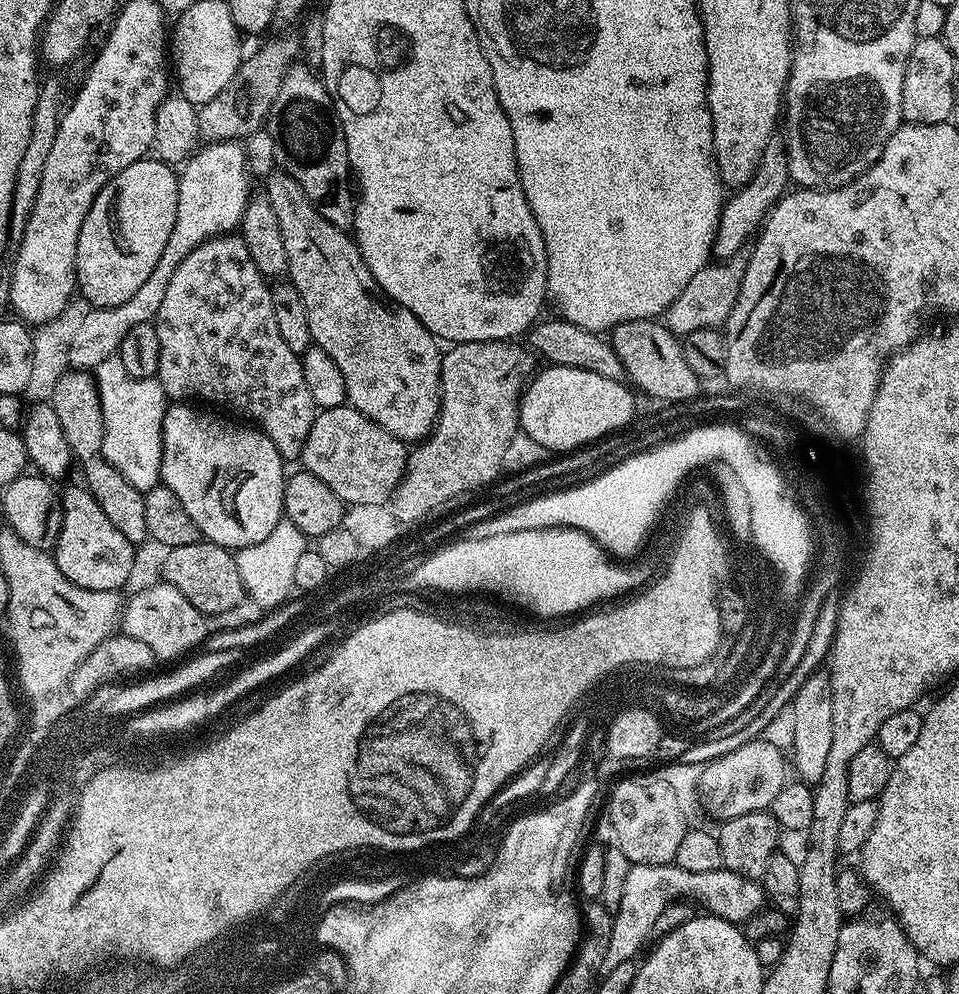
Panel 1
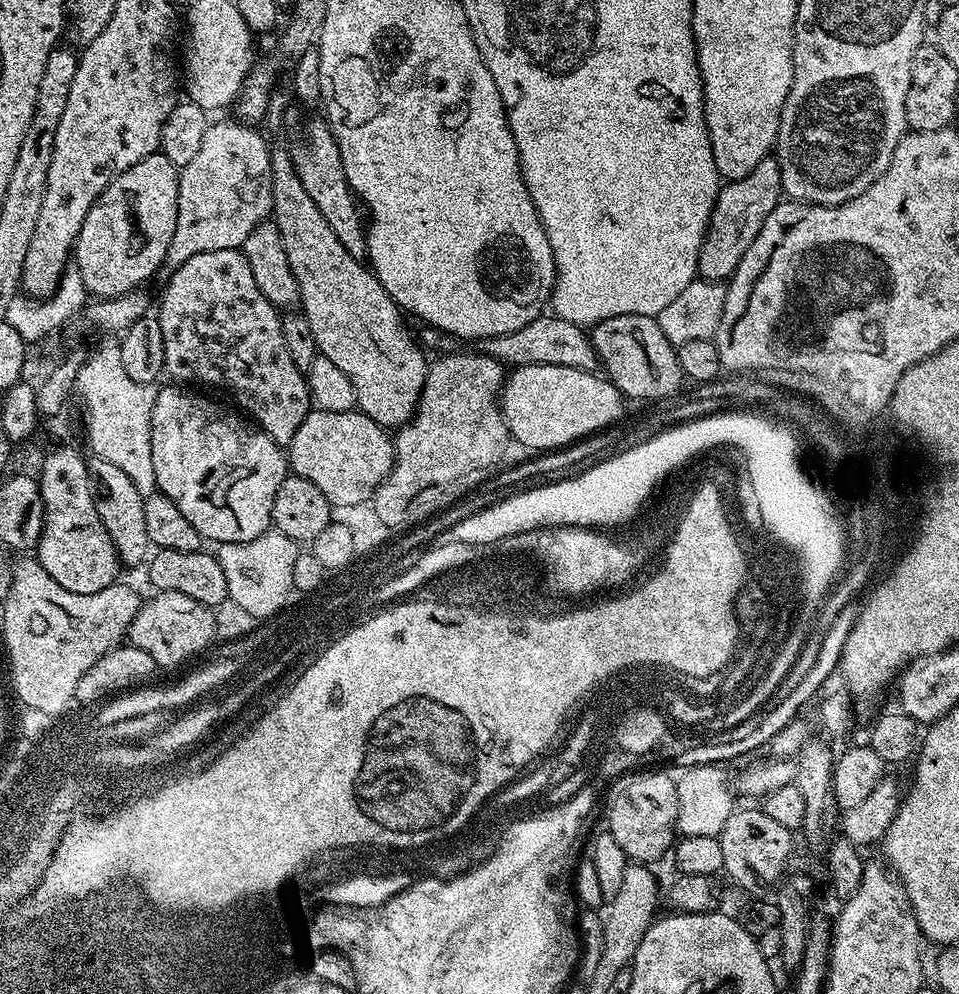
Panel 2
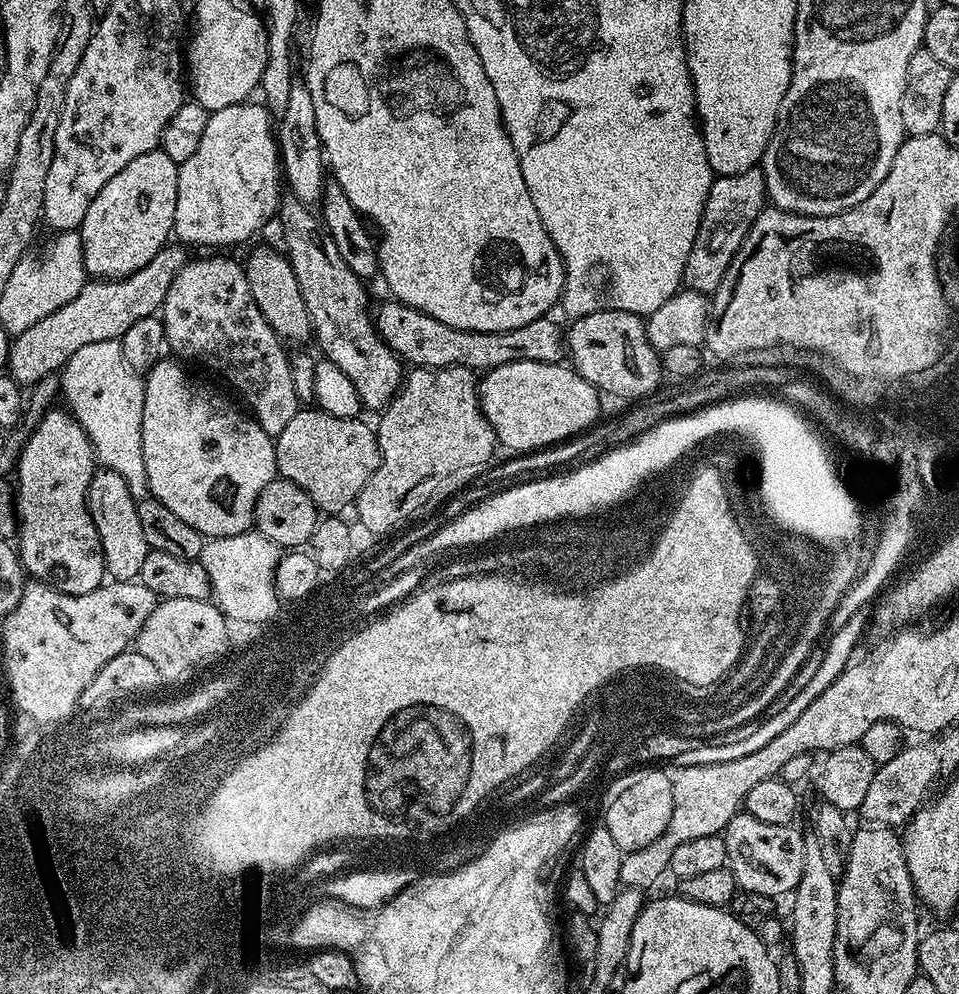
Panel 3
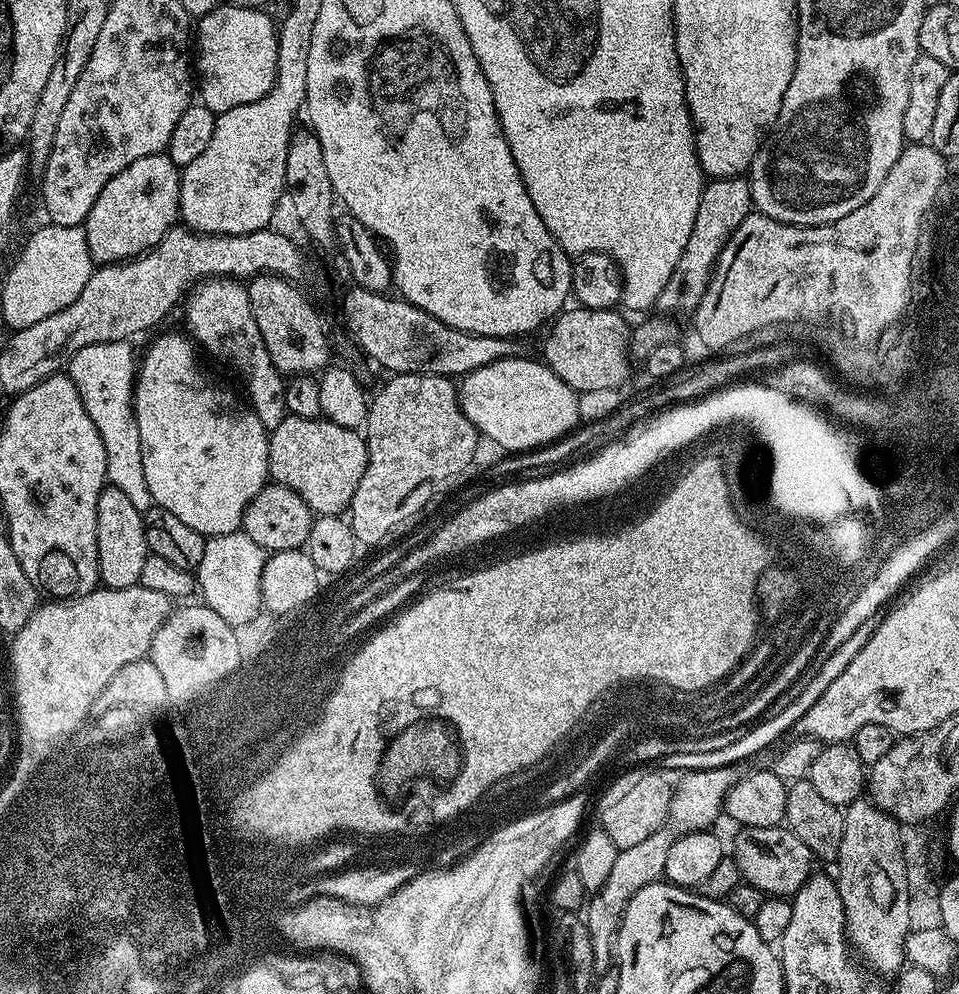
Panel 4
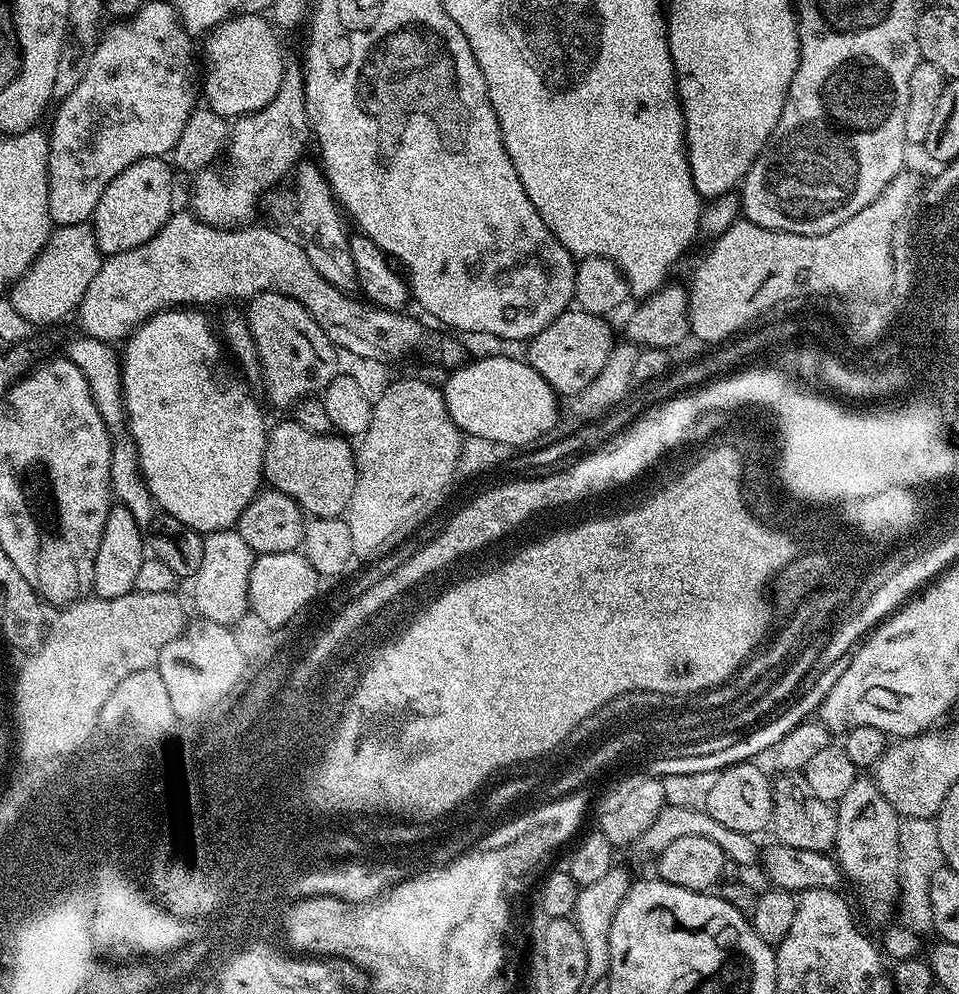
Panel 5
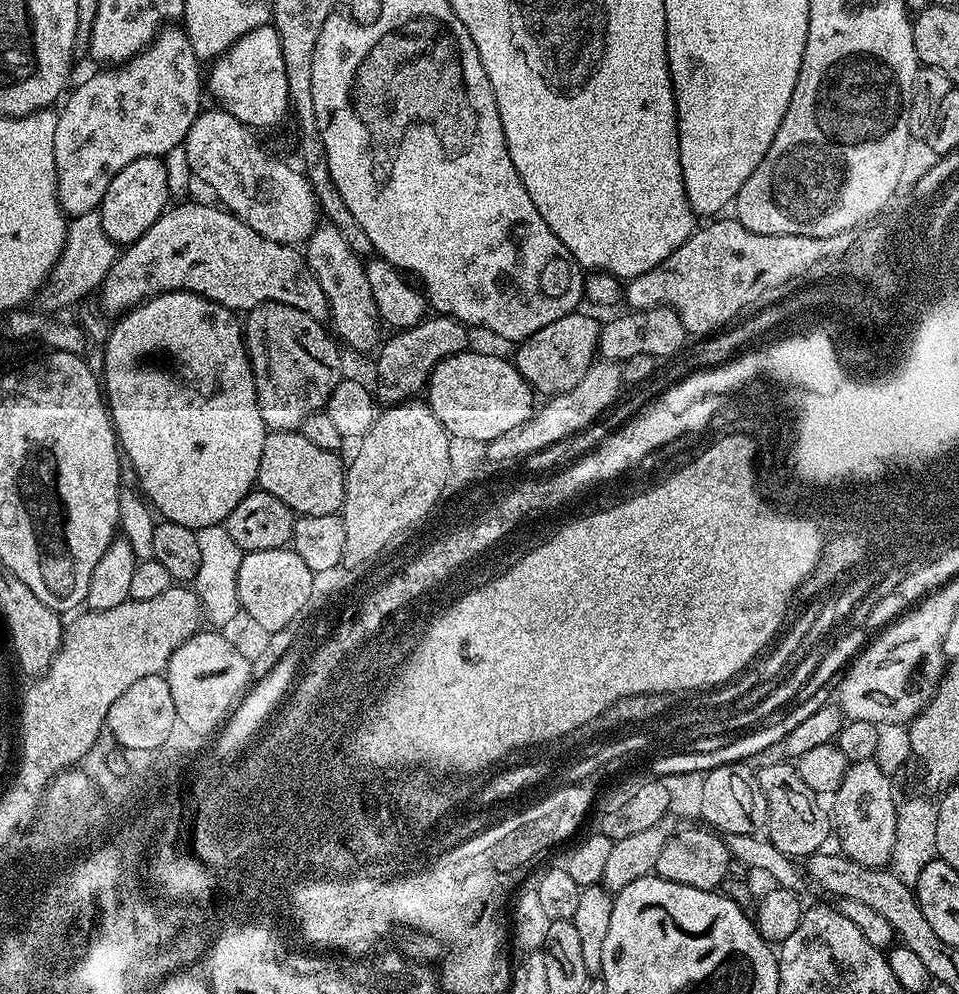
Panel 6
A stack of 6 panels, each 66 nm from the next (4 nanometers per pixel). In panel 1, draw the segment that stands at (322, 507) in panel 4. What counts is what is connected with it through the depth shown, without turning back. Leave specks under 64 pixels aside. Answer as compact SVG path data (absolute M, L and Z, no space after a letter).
M326 408L317 411L314 426L306 434L306 446L299 463L303 471L322 478L345 505L384 504L400 485L408 465L409 449L405 441L382 430L382 426L366 418L357 408Z

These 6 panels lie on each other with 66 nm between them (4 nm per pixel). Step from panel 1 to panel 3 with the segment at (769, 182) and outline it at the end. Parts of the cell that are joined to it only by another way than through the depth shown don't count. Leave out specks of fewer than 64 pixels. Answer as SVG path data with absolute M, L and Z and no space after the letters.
M759 167L746 170L742 174L716 176L713 179L702 218L698 222L698 234L694 234L690 258L686 258L682 281L685 289L705 294L716 291L734 254L738 254L750 226L754 226L758 214L764 211L768 203L764 173Z

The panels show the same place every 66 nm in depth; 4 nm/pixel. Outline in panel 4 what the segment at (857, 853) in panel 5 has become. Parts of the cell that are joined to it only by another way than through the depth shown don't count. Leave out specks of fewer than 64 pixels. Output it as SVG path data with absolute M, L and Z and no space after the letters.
M868 798L847 805L843 814L845 826L838 857L840 873L835 873L834 879L844 907L844 932L855 955L869 969L872 967L877 977L892 978L905 967L904 943L912 931L902 828L894 817L887 816Z

